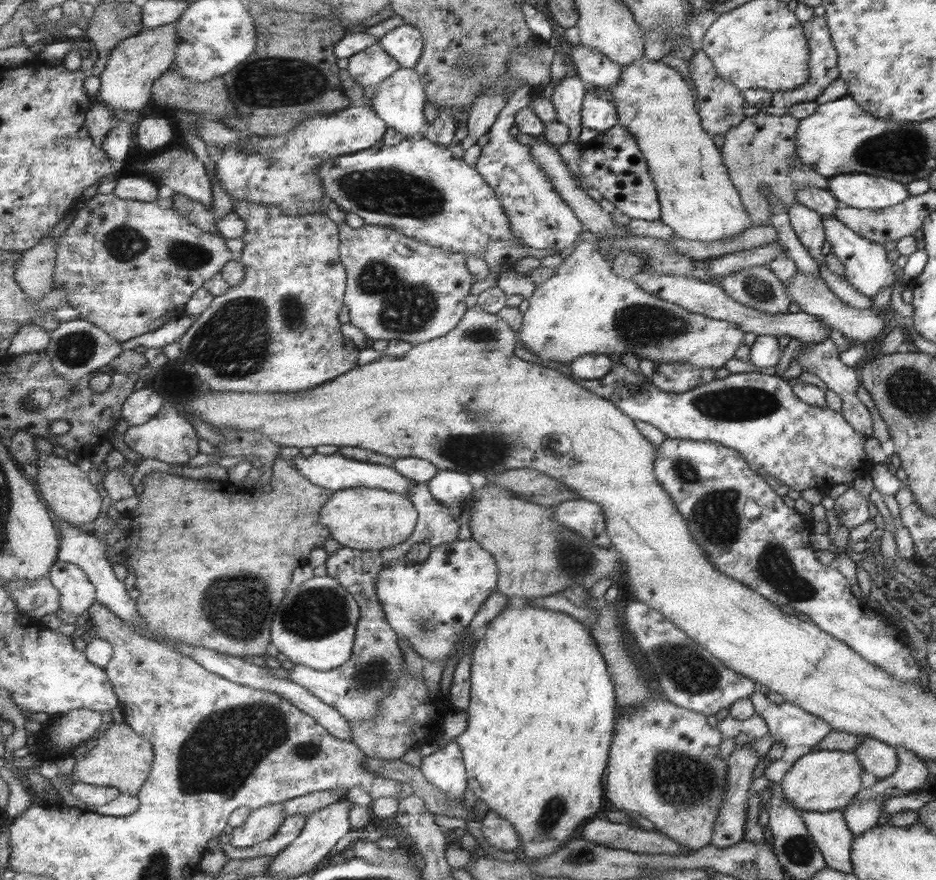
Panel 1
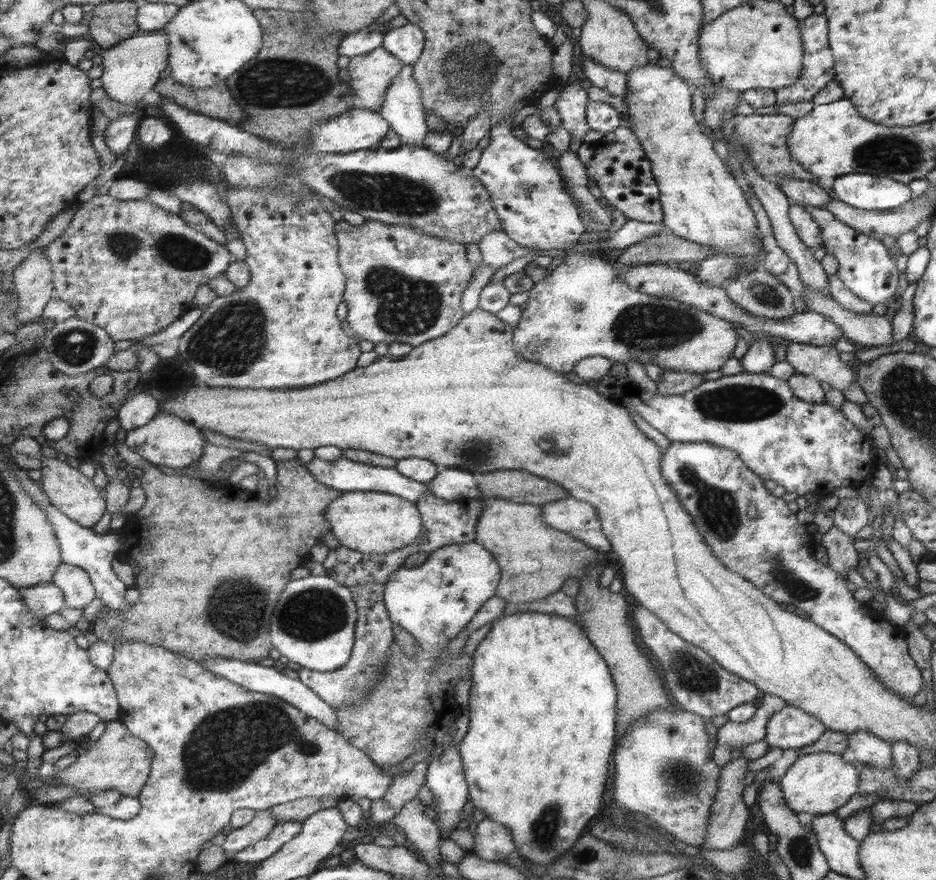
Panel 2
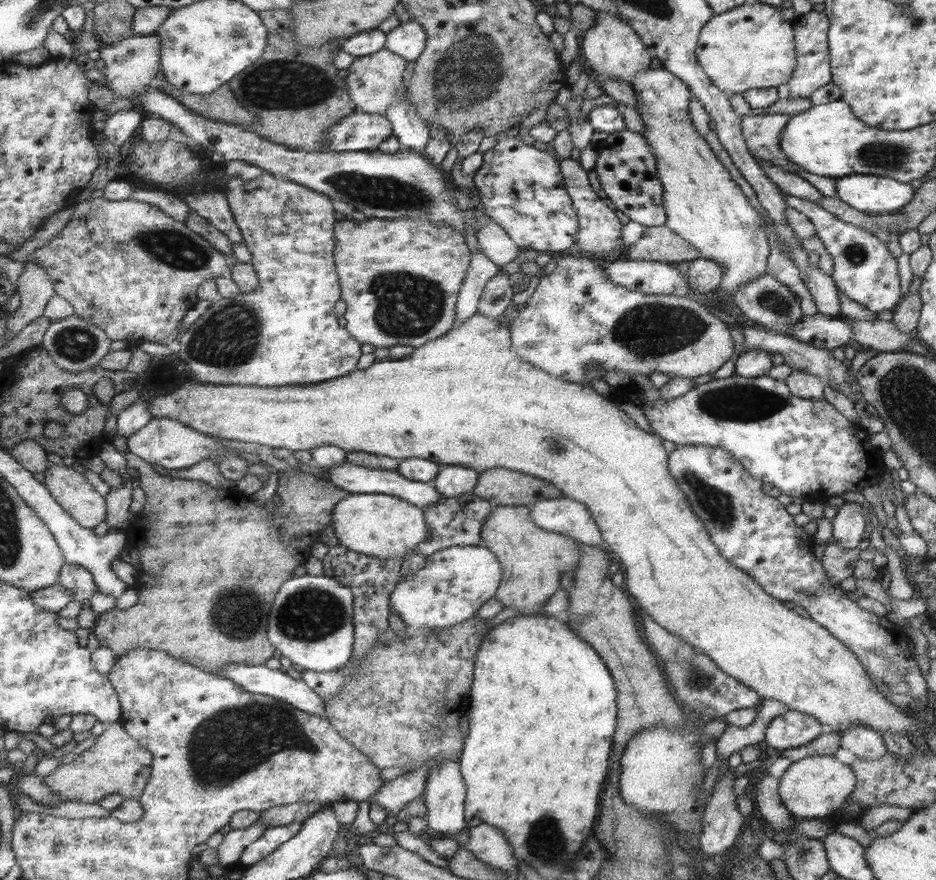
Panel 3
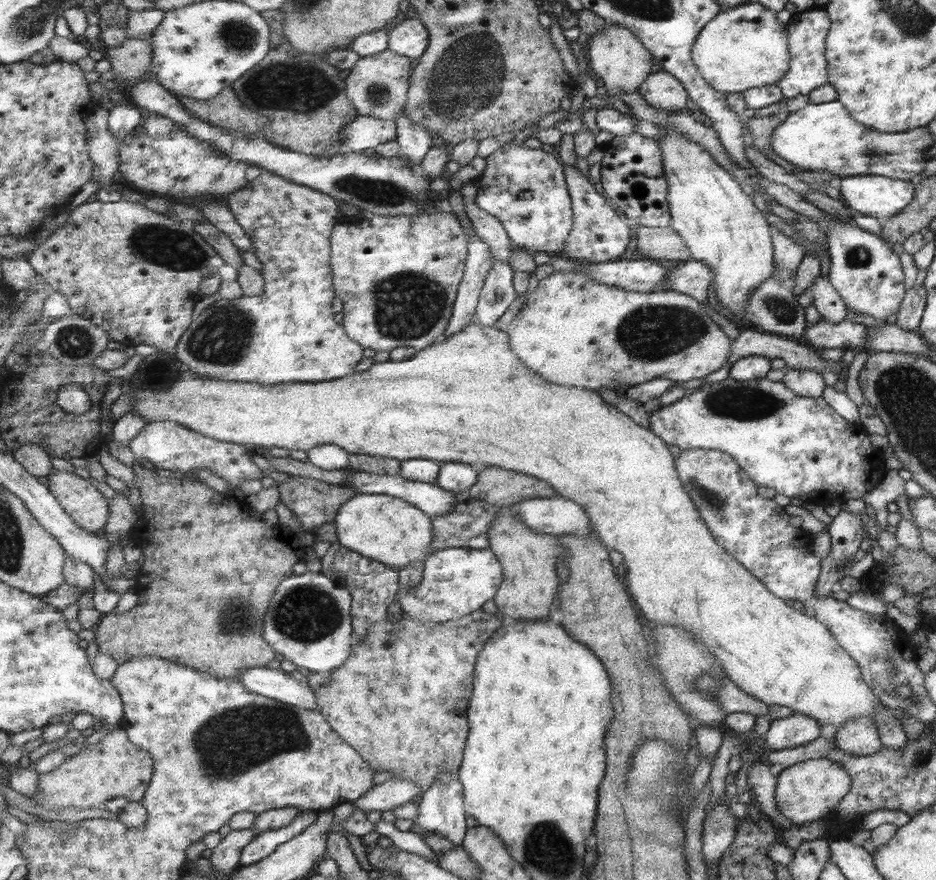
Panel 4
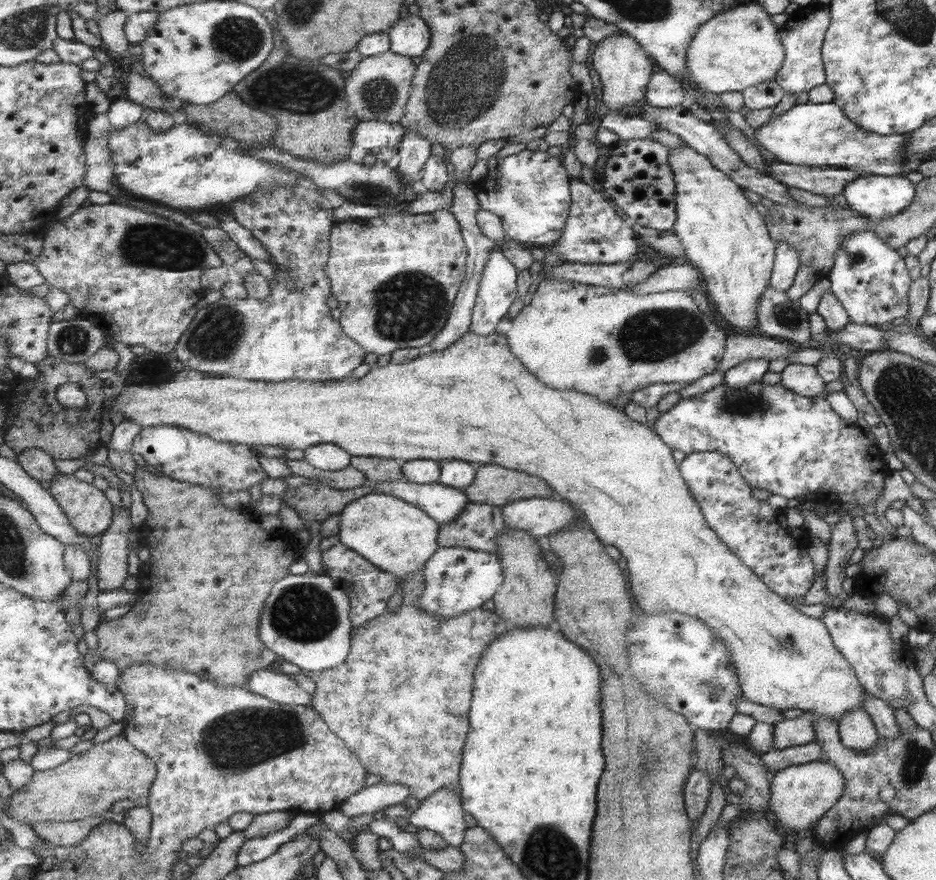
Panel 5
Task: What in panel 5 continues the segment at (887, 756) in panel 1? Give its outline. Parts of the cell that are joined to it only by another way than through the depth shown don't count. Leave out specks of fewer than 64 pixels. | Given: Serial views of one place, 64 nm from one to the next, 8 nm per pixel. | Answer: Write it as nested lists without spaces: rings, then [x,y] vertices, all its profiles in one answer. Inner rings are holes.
[[[857,708],[845,714],[841,720],[837,720],[839,726],[839,740],[847,750],[853,752],[869,752],[871,746],[879,742],[877,728],[873,726],[871,716]]]

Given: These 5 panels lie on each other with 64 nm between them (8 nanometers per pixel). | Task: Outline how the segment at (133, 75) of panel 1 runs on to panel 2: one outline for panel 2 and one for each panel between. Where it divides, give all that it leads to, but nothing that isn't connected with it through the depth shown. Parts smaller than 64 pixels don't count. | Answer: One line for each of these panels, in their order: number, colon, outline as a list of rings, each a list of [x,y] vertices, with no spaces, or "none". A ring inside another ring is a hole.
2: [[[157,30],[157,32],[141,32],[135,38],[129,38],[115,46],[113,50],[101,52],[101,48],[95,48],[95,52],[103,58],[103,88],[111,98],[115,98],[121,104],[135,104],[139,108],[145,106],[145,94],[155,90],[155,86],[161,82],[163,76],[169,74],[169,62],[171,62],[171,36],[169,32]]]

